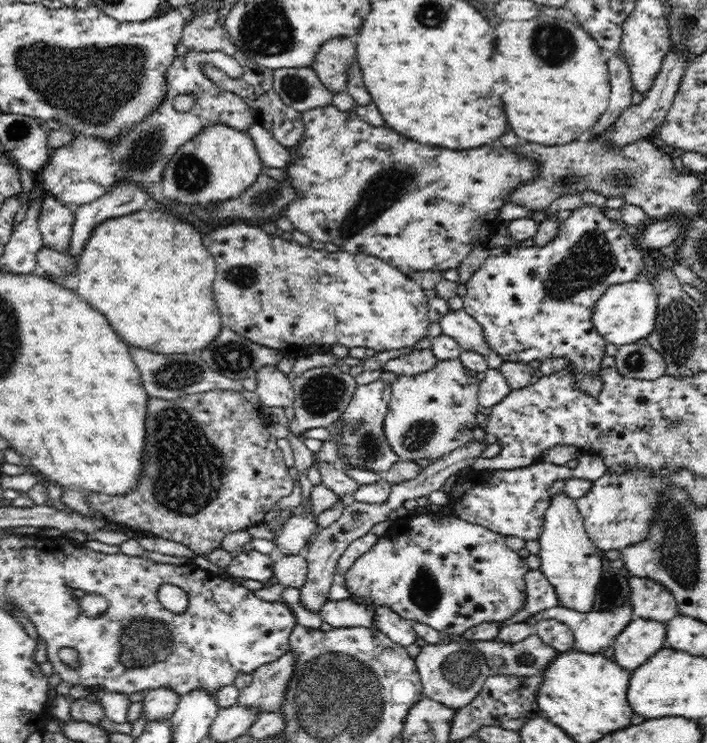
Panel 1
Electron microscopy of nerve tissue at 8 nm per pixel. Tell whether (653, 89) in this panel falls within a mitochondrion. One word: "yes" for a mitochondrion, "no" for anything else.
no

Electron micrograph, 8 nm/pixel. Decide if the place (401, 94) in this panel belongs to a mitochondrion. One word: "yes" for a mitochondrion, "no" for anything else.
no

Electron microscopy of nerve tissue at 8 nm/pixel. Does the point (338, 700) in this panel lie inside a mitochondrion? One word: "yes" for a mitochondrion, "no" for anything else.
yes

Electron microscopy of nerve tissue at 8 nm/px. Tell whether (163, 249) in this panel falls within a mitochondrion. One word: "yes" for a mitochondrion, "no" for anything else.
no

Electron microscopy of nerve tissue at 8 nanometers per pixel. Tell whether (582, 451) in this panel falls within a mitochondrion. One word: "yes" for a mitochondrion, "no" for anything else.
no

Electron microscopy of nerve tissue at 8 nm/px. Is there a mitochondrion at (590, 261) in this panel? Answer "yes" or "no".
yes

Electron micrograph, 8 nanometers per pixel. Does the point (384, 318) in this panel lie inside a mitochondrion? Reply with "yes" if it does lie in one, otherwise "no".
no

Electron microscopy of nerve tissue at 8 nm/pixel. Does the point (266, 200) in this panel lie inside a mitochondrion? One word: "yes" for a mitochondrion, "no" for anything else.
yes

